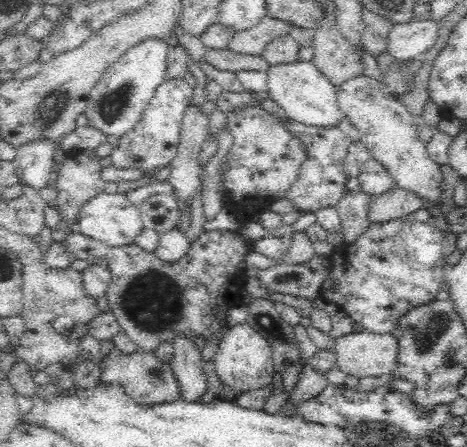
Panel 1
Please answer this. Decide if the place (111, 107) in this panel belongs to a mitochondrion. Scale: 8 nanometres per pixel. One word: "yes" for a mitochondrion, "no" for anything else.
yes

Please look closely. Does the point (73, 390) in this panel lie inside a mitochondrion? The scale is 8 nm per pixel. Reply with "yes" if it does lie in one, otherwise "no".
no

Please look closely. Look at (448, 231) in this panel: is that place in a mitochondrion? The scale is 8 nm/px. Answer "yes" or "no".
no

